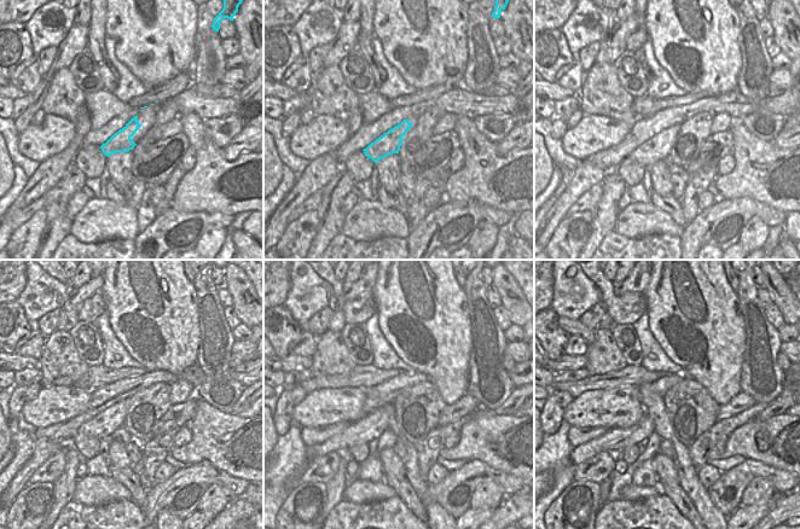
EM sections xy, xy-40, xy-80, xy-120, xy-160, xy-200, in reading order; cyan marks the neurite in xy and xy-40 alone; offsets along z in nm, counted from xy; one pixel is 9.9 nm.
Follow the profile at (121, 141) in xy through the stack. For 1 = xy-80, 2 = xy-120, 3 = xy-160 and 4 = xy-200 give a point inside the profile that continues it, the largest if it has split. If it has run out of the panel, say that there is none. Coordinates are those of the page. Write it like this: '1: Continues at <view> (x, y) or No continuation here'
1: Continues at xy-80 (658, 147)
2: Continues at xy-120 (103, 425)
3: Continues at xy-160 (374, 424)
4: Continues at xy-200 (562, 475).

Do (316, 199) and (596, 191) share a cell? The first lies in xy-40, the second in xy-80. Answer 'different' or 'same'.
same

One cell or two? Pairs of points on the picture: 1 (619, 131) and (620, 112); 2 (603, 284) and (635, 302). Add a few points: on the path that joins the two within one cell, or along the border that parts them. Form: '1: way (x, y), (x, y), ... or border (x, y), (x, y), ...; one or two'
1: border (592, 114), (622, 120), (630, 127); two
2: way (608, 292), (618, 302), (626, 302); one

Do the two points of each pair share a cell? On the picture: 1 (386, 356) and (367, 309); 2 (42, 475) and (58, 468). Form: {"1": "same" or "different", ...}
{"1": "different", "2": "same"}

